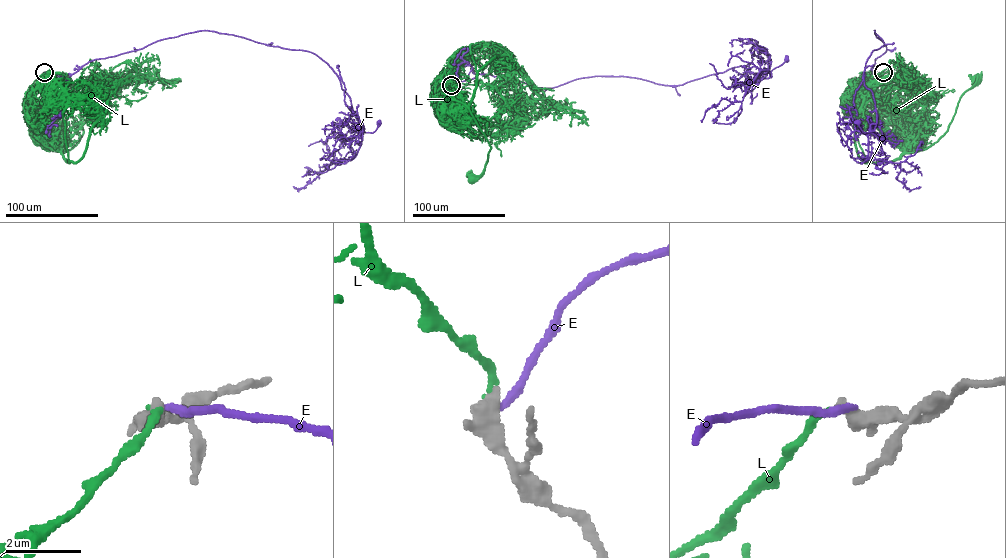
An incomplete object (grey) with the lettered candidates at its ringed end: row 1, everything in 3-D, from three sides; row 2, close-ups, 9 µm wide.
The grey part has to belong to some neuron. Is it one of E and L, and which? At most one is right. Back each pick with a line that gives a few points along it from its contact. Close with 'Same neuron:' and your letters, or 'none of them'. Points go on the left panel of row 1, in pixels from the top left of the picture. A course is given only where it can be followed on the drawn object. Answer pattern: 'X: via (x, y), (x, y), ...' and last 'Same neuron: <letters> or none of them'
L: via (44, 72), (27, 116), (41, 142), (61, 152), (73, 147), (83, 133), (80, 97), (65, 80)
Same neuron: L

